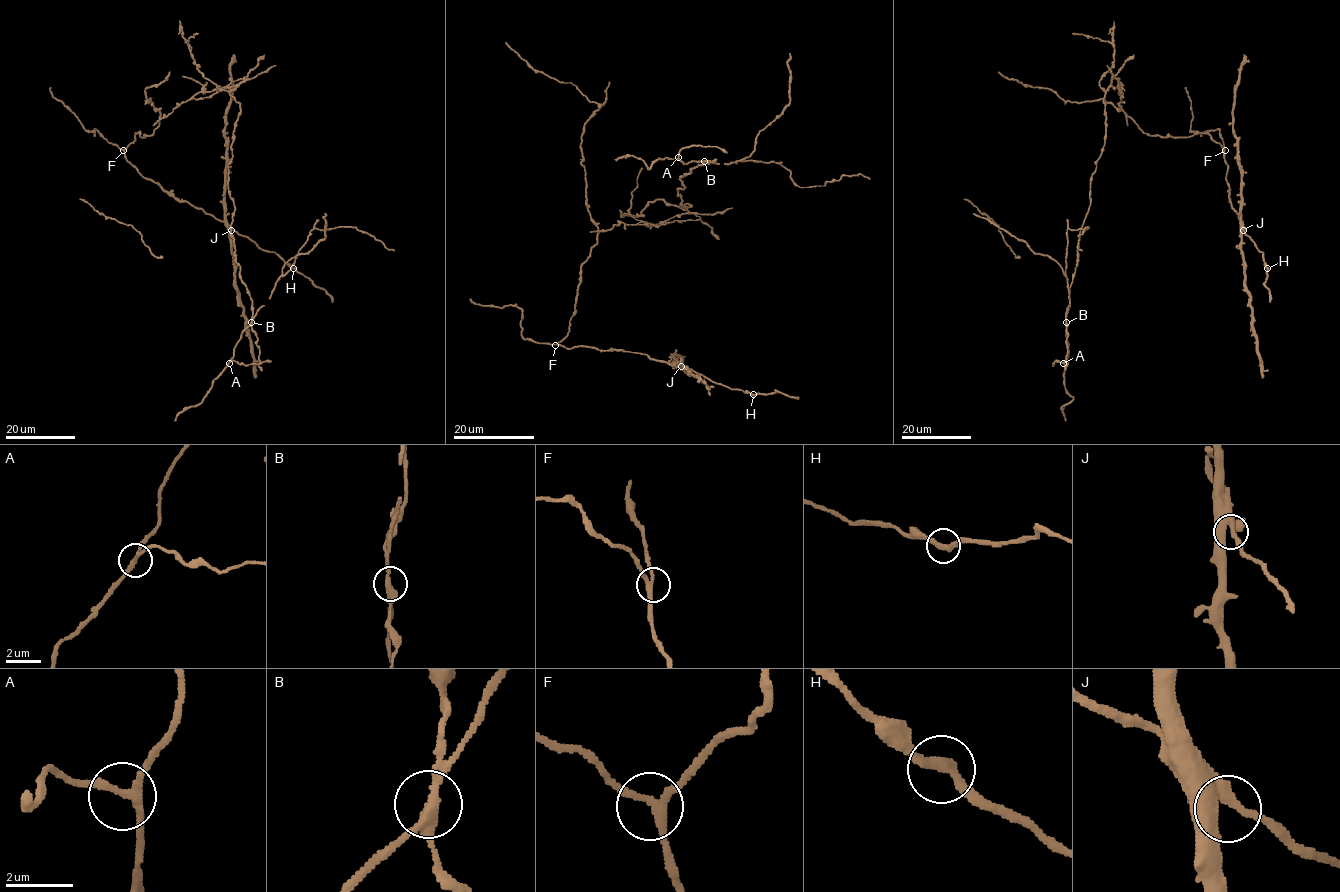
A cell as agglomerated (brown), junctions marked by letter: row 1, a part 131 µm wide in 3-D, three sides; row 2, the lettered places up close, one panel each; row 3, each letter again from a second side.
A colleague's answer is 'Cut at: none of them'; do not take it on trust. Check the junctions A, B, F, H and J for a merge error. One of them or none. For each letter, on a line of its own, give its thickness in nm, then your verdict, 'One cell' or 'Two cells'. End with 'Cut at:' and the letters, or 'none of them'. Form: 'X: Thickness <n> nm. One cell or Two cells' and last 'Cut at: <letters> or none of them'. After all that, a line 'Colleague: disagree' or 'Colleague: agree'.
A: Thickness 190 nm. One cell
B: Thickness 300 nm. Two cells
F: Thickness 240 nm. One cell
H: Thickness 320 nm. One cell
J: Thickness 260 nm. One cell
Cut at: B
Colleague: disagree

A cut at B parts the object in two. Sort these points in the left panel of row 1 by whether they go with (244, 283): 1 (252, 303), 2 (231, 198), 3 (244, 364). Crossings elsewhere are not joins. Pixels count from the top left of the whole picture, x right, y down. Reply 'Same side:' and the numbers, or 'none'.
Same side: 1, 2

